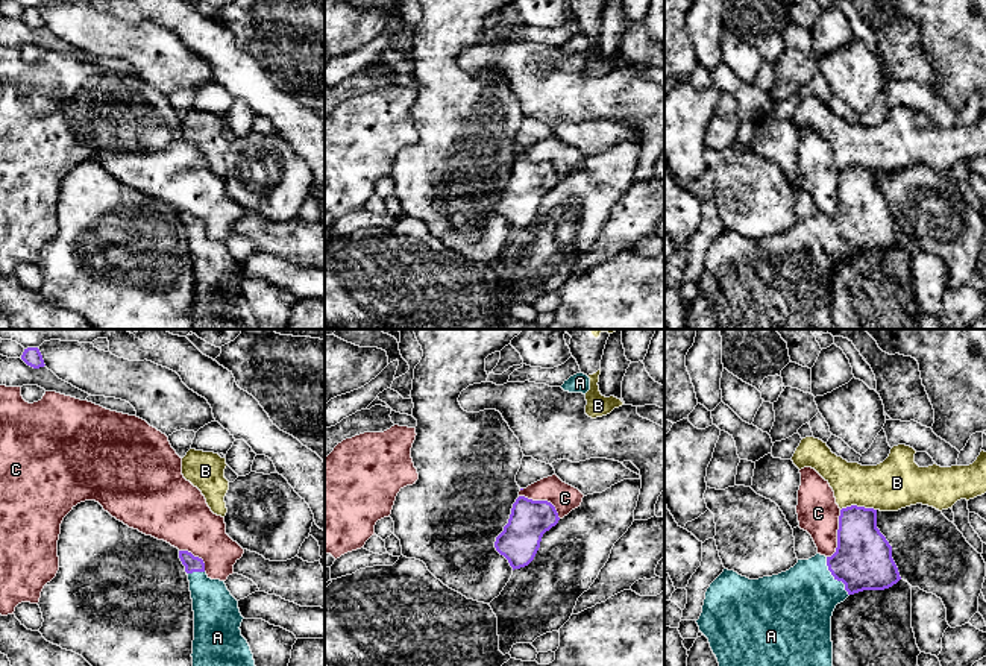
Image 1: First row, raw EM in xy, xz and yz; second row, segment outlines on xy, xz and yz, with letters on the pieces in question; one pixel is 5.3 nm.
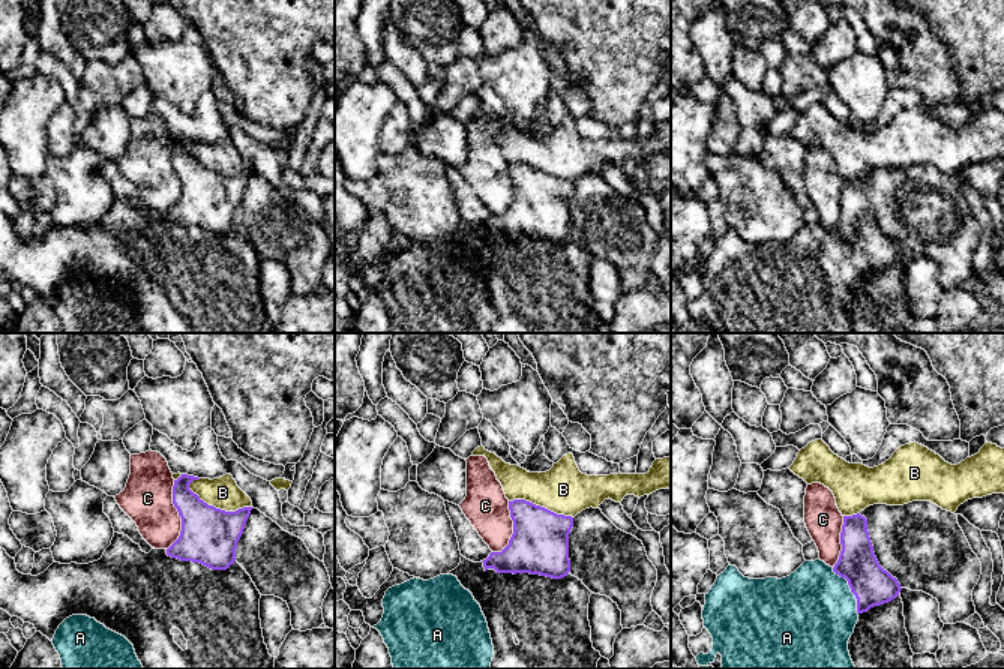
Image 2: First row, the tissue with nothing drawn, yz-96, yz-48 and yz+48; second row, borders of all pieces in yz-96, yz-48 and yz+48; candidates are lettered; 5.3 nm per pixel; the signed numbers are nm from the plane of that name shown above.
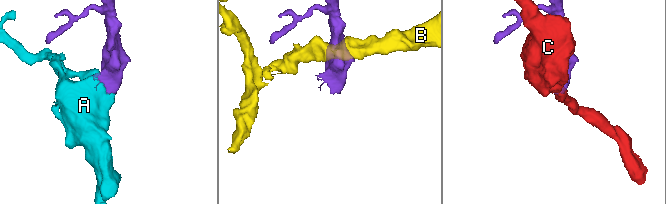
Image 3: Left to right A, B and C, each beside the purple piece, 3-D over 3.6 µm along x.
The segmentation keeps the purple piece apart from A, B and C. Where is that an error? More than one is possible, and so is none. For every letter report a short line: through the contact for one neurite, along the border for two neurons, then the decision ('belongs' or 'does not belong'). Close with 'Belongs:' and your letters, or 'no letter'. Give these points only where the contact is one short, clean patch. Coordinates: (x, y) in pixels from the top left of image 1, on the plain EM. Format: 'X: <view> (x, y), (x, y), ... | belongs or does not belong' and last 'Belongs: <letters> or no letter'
A: belongs
B: does not belong
C: does not belong
Belongs: A

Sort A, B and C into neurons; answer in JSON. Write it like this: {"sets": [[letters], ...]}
{"sets": [["A"], ["B"], ["C"]]}

